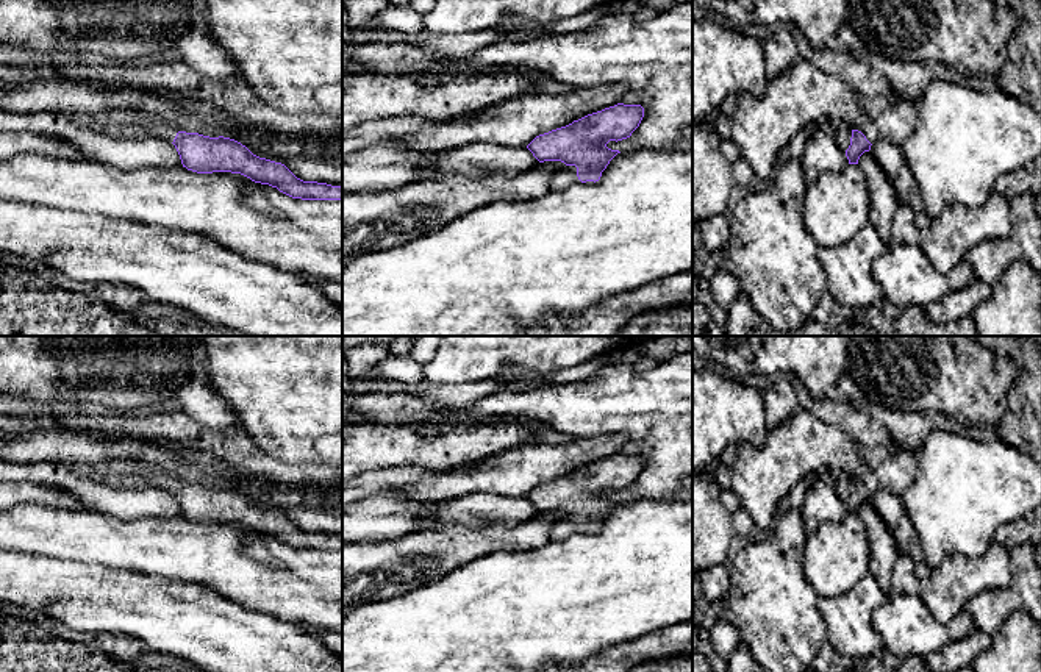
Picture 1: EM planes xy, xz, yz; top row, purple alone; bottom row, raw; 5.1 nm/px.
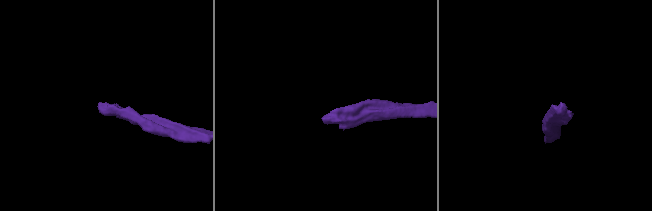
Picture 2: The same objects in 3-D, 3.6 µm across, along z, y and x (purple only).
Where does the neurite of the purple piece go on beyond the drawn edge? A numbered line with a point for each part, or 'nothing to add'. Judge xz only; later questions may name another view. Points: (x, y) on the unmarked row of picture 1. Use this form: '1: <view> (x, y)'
1: xz (565, 527)

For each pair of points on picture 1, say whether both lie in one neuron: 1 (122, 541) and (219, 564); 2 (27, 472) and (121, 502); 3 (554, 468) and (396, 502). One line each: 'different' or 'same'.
1: same
2: same
3: different

